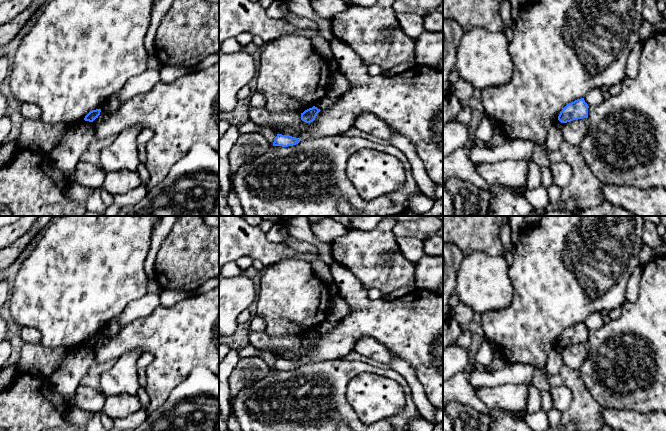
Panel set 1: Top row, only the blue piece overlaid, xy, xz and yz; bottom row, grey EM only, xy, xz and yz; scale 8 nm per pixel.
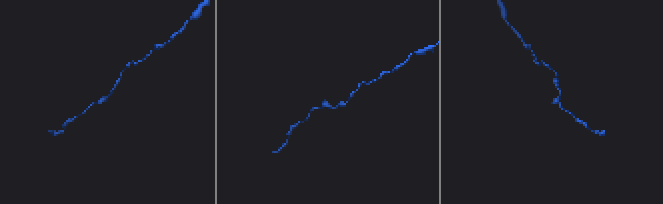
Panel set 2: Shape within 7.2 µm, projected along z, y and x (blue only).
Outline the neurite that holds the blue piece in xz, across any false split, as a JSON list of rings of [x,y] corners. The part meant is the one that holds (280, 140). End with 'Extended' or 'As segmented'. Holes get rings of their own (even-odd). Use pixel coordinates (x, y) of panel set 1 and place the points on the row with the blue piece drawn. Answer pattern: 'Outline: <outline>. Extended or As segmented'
Outline: [[[277,134],[277,136],[274,139],[273,146],[288,147],[296,145],[300,141],[300,139],[292,137],[290,135]]]. As segmented

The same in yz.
Outline: [[[584,98],[577,99],[567,104],[558,116],[561,123],[571,122],[573,120],[588,118],[588,104]]]. As segmented

